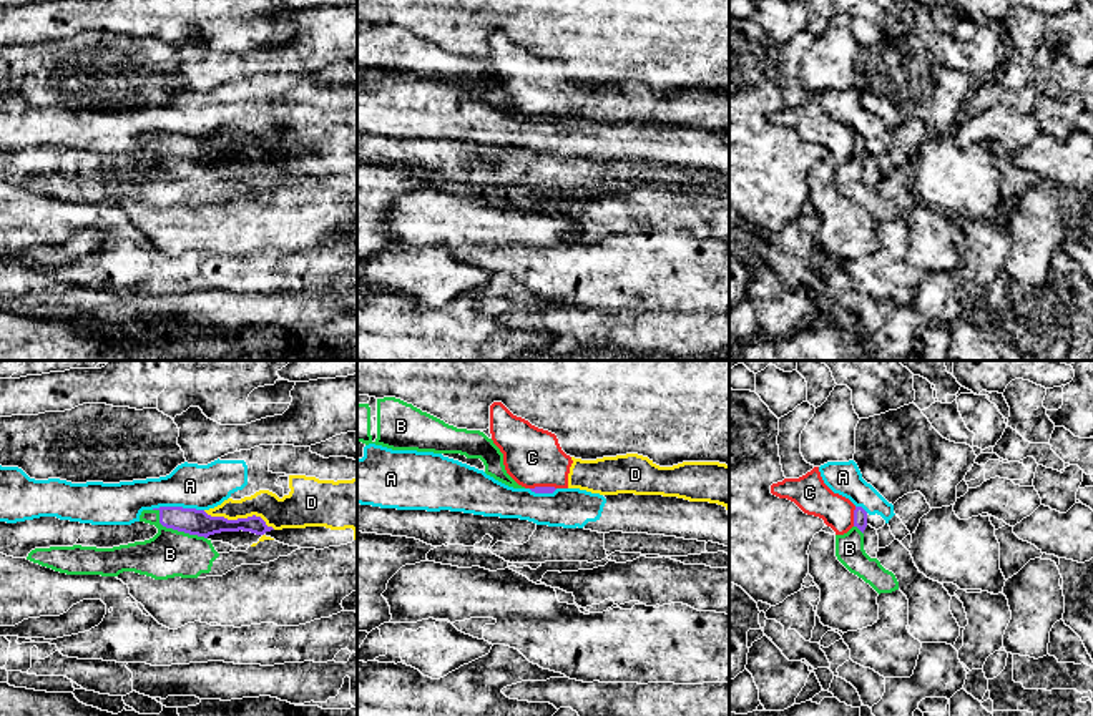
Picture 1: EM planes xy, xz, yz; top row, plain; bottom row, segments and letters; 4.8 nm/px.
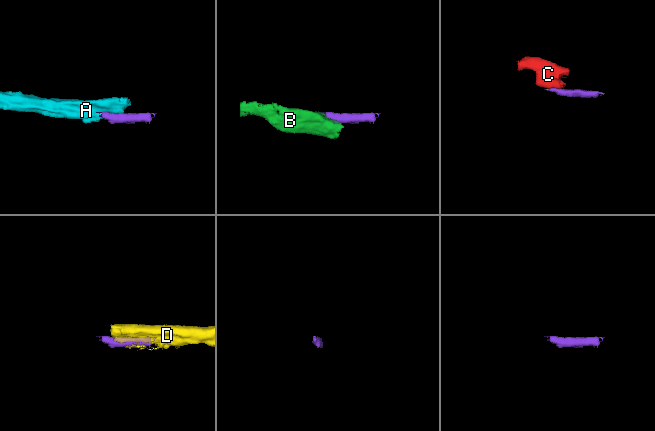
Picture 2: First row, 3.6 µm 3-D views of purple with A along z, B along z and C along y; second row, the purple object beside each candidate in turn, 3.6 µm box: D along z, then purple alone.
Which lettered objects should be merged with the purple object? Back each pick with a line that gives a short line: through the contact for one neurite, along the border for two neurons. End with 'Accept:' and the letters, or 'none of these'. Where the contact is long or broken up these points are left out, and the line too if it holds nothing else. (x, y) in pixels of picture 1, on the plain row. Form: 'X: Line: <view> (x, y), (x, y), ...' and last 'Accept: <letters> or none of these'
B: Line: xy (190, 148), (176, 156), (176, 175), (170, 181)
Accept: B

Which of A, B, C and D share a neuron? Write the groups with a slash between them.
A / B / C D

